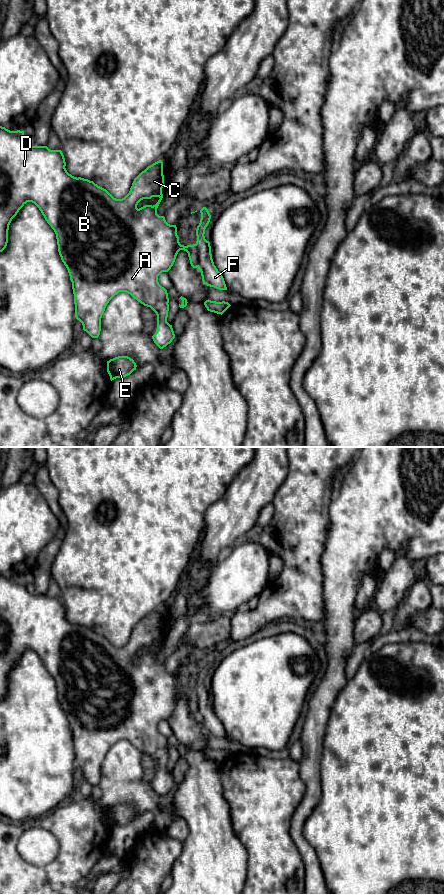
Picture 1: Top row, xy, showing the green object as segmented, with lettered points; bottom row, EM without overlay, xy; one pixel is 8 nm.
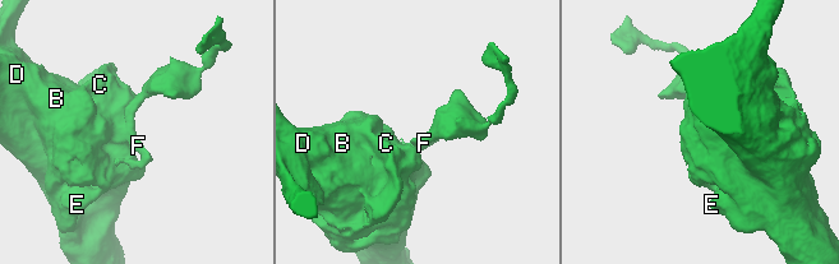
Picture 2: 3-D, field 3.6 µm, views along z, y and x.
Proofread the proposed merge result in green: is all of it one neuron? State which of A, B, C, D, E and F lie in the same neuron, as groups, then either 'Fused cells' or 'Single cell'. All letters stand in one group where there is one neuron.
Groups: A B C D E / F. Fused cells

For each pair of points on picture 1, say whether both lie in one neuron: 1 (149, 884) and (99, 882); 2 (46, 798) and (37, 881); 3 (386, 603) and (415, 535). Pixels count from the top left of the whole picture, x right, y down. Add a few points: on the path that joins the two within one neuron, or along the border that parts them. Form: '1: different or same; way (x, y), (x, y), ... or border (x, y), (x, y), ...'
1: different; border (126, 861), (129, 873), (116, 884)
2: different; border (65, 802), (38, 817), (22, 822)
3: different; border (404, 543), (406, 545), (406, 556), (413, 561)

